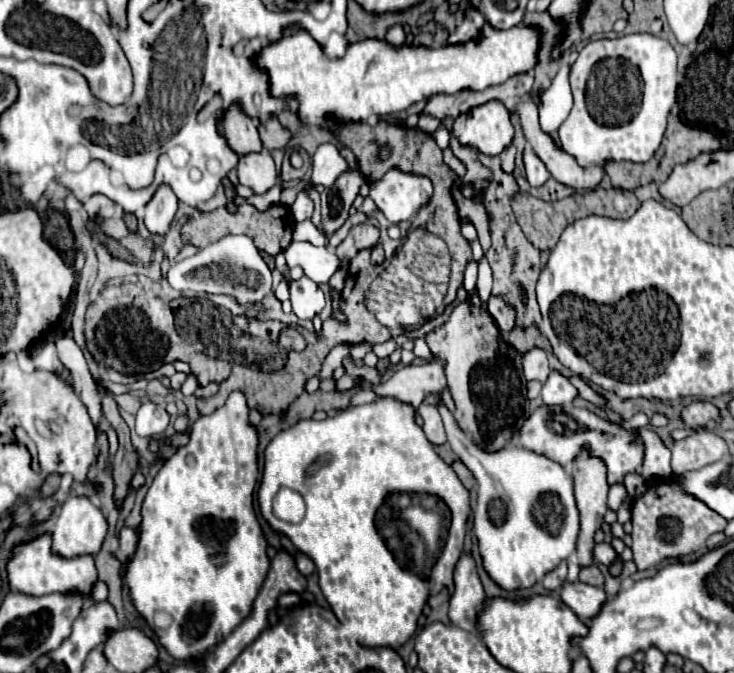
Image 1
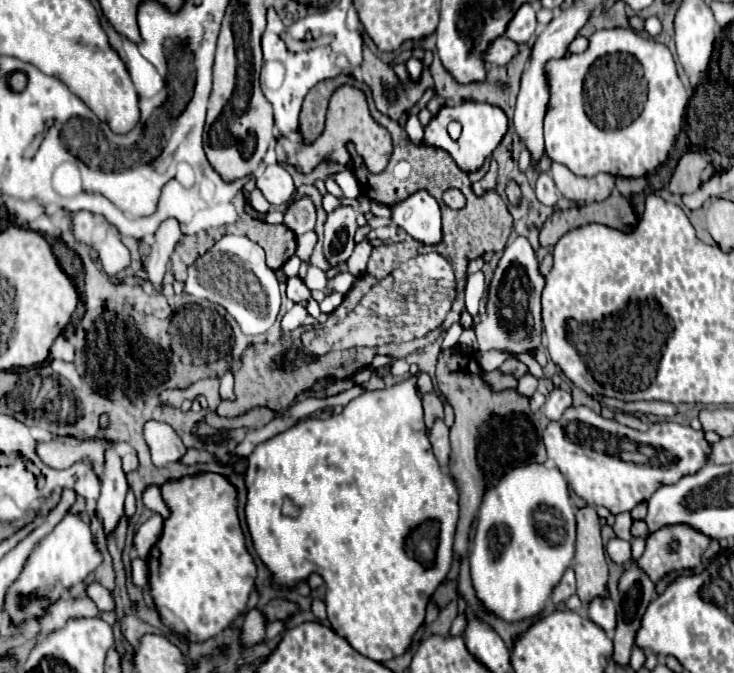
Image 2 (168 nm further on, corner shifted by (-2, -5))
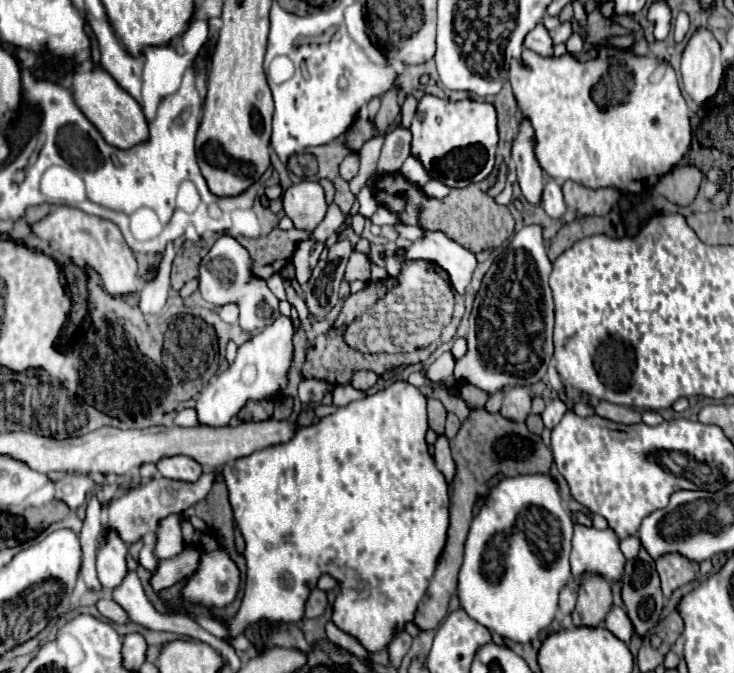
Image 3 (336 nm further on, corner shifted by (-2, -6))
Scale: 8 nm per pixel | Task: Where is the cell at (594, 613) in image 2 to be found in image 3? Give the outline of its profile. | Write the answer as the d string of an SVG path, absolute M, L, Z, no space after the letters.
M614 607L610 613L608 613L608 619L606 619L606 629L612 631L620 641L624 643L630 643L632 635L634 635L634 625L628 617L628 613L620 607Z

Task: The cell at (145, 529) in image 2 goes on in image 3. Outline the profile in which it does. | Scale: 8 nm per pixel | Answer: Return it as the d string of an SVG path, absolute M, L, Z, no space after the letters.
M170 515L160 523L158 531L158 543L156 543L156 557L158 559L170 559L182 551L182 533L180 533L180 521L182 515Z

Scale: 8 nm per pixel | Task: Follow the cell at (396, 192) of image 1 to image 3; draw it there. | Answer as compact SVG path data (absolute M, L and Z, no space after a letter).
M424 231L424 239L420 243L414 243L404 253L394 257L394 265L386 265L390 277L398 277L404 261L416 261L424 259L442 271L448 273L452 289L456 293L464 293L464 289L470 285L472 273L476 269L476 257L468 249L460 247L452 239L448 239L440 231Z

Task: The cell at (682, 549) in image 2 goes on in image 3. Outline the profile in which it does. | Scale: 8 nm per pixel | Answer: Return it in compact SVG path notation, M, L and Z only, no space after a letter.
M664 555L656 561L656 569L662 579L662 591L670 597L678 587L690 583L698 575L698 563L684 559L682 555Z

